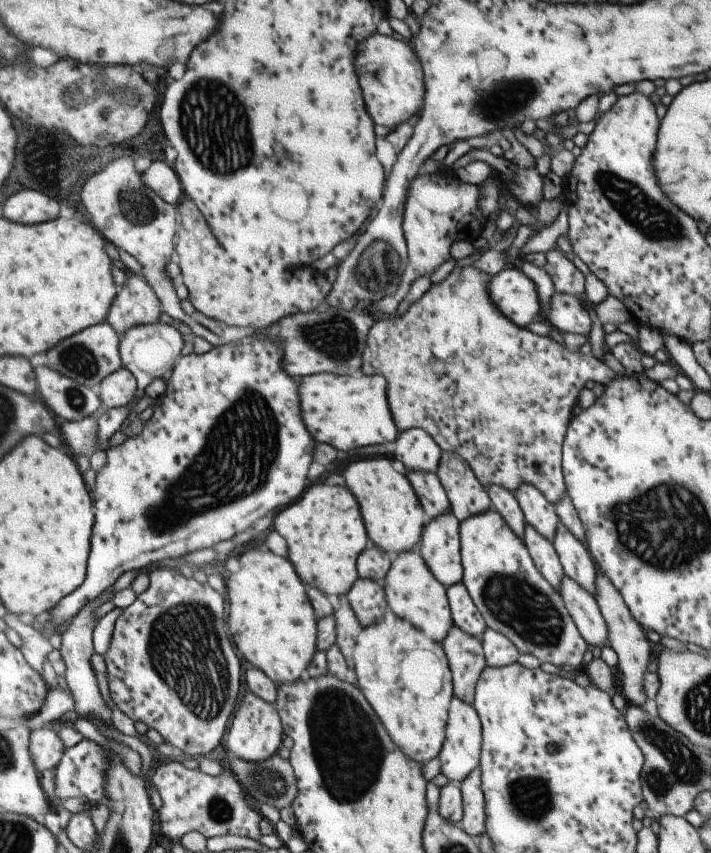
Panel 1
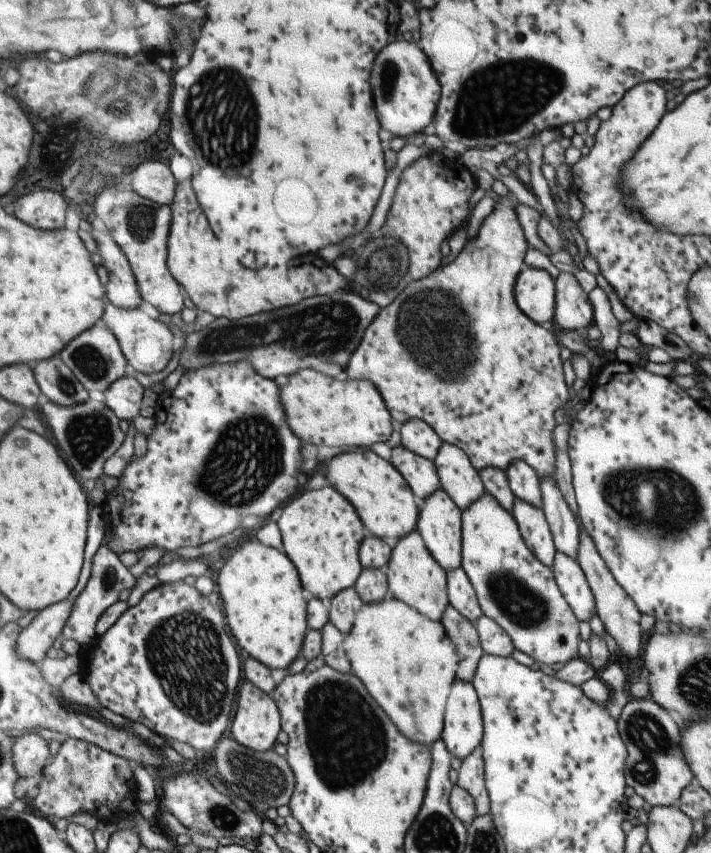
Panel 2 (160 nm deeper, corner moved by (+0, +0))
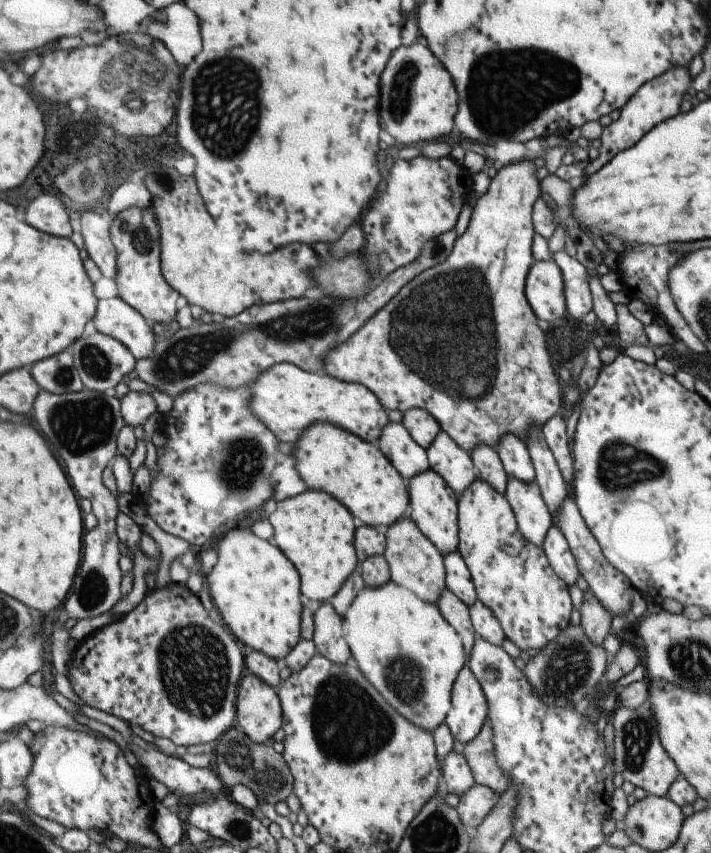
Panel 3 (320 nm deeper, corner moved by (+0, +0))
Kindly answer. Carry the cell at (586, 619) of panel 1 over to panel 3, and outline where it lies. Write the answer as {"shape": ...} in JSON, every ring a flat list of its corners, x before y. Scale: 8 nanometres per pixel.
{"shape":[[553,524,549,525,540,546,553,572,568,586,575,583,577,567,565,537]]}

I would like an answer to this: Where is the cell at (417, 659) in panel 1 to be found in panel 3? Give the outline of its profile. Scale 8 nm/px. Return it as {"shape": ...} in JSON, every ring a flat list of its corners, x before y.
{"shape":[[391,580,380,587,366,584,343,619,353,662,385,694,389,704,430,733,443,723,453,681,466,658,459,635,445,622,436,605,422,601]]}

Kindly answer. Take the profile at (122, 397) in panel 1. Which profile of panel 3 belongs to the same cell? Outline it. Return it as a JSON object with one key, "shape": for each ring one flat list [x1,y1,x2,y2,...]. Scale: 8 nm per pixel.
{"shape":[[129,391,119,399,119,402,121,402,121,416,125,420,125,426,137,428,157,412,157,402,145,391]]}

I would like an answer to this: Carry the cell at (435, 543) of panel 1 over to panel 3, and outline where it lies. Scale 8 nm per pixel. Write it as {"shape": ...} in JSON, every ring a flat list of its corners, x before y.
{"shape":[[423,469,409,478,408,491,410,510,408,516,442,555,455,551,458,535,458,518,455,514,457,514,458,504,455,504,453,490,434,470]]}

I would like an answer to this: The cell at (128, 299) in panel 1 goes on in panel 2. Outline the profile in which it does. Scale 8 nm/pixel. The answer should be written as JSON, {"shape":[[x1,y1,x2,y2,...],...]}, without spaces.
{"shape":[[92,228,91,232,99,247,98,263,102,264,109,273,109,282,106,286,108,302,126,309,146,307,132,264,111,232,107,234,97,228]]}

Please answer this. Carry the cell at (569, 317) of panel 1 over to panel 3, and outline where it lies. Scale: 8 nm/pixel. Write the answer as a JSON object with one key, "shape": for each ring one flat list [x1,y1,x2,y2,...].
{"shape":[[560,250,552,259,562,274,564,301,570,320,579,320,591,310,591,293,587,278,589,274,575,257]]}

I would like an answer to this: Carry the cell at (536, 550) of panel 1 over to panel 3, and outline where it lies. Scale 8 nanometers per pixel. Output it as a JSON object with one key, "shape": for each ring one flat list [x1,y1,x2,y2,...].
{"shape":[[511,475,506,477,503,495,513,511,517,528,527,542,540,547,546,530,552,524,552,516,544,505,539,487,534,480,524,483]]}

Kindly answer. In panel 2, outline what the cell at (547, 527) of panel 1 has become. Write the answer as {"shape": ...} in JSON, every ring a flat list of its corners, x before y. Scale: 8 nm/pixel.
{"shape":[[515,459,504,470,511,492,523,502,540,508,540,478,526,462]]}

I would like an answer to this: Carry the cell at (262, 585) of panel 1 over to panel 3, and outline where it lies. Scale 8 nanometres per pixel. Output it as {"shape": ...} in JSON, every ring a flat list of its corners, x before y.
{"shape":[[229,528,218,542,218,561,211,572,205,576,213,603,218,608,225,625,234,630,239,641,276,659,284,659,302,639,301,629,303,602,301,602,302,582,300,571,292,559,270,540,258,537,252,529]]}

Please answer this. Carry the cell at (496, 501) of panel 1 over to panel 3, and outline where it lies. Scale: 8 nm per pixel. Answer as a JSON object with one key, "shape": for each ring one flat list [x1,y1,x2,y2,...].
{"shape":[[483,443,476,444,469,452,471,462,481,480,489,483,503,494,506,485,506,472,495,450]]}

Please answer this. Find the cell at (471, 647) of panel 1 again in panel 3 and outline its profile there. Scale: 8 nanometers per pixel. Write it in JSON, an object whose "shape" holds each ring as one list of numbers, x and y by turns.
{"shape":[[447,587,441,589,440,597,435,602,441,616,449,626,459,635,461,639,464,657,468,659,474,641,474,630,468,615,468,606,461,602]]}

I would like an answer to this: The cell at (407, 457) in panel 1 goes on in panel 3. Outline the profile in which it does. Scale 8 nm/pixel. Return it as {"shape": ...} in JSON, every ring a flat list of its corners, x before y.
{"shape":[[412,408,402,412,402,425,421,448,426,449,439,436,440,425,426,410]]}

